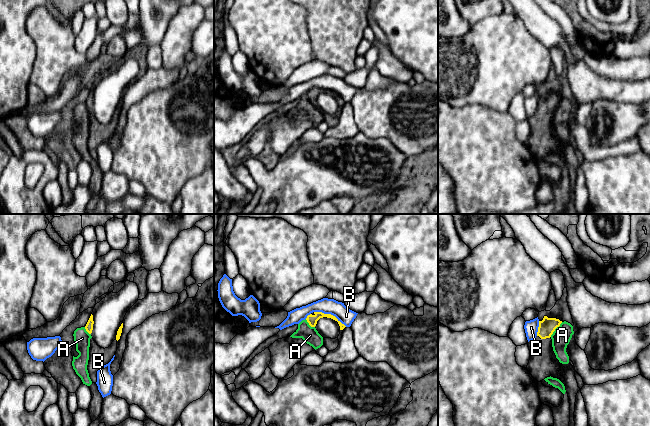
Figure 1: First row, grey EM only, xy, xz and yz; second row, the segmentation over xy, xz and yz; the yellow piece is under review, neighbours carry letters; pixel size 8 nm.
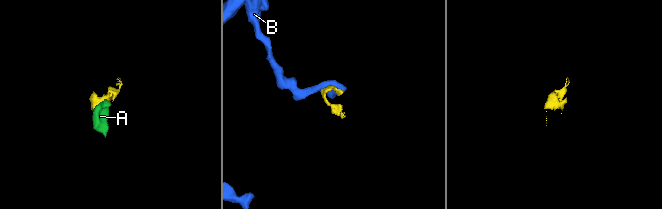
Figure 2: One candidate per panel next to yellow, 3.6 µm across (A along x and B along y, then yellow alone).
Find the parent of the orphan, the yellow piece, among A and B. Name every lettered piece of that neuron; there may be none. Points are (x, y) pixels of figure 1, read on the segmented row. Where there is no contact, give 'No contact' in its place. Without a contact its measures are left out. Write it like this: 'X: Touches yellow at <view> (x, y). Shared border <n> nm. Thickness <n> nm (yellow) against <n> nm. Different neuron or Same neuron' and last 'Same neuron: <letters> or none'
A: Touches yellow at yz (555, 328). Shared border 160 nm. Thickness 140 nm (yellow) against 150 nm. Different neuron
B: Touches yellow at xz (330, 314). Shared border 300 nm. Thickness 80 nm (yellow) against 130 nm. Different neuron
Same neuron: none

